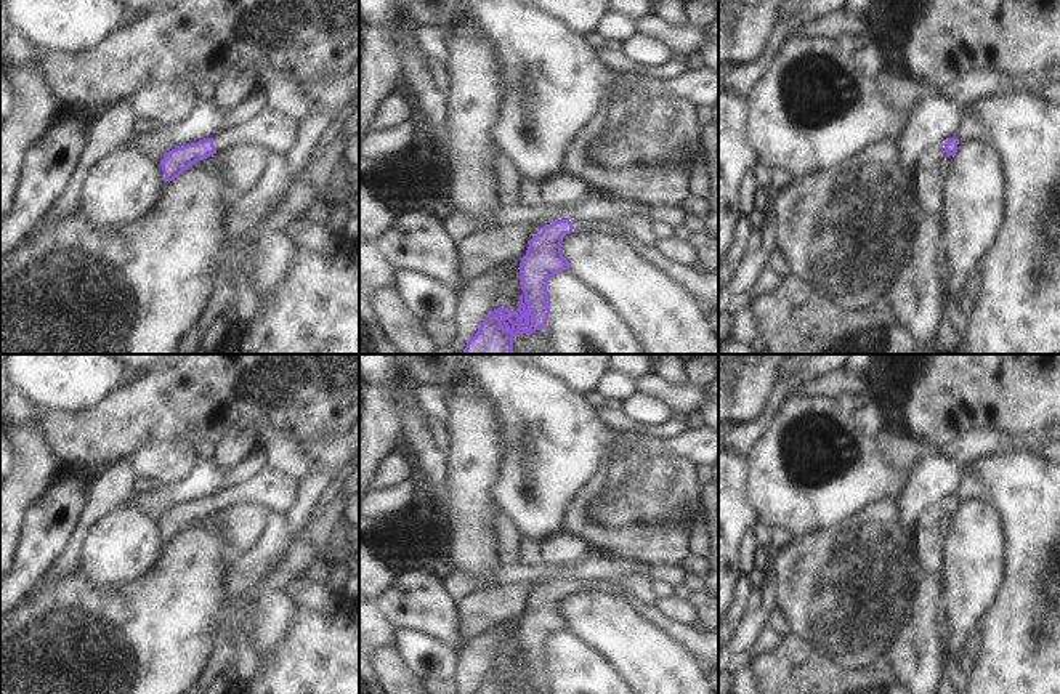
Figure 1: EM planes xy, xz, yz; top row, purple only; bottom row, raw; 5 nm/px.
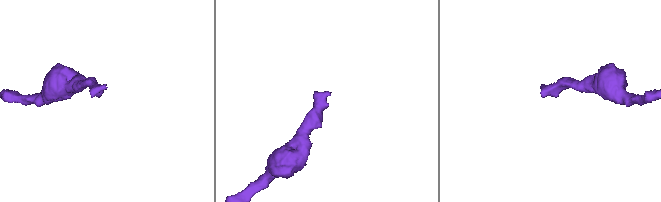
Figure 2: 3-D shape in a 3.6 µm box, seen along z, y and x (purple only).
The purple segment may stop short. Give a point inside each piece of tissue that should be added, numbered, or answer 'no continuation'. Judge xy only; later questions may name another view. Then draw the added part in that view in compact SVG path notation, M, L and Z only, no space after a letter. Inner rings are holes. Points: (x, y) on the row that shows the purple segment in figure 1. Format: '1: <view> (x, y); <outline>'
1: xy (276, 132); M268 107L258 117L223 131L215 138L216 151L228 151L242 144L263 147L271 154L287 154L297 143L300 125L297 120L273 107Z

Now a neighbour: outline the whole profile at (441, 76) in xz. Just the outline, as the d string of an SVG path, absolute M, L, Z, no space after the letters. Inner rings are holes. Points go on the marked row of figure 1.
M423 56L425 66L430 67L430 72L433 75L435 83L438 85L439 90L443 91L451 91L452 90L452 75L447 69L447 66L435 61L430 56Z

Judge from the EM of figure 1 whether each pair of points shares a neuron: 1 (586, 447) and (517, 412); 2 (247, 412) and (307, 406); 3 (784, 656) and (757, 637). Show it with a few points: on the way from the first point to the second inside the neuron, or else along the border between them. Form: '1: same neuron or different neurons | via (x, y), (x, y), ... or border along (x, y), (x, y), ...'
1: same neuron | via (568, 443), (534, 412)
2: same neuron | via (262, 399), (292, 399)
3: different neurons | border along (768, 640), (760, 648)

